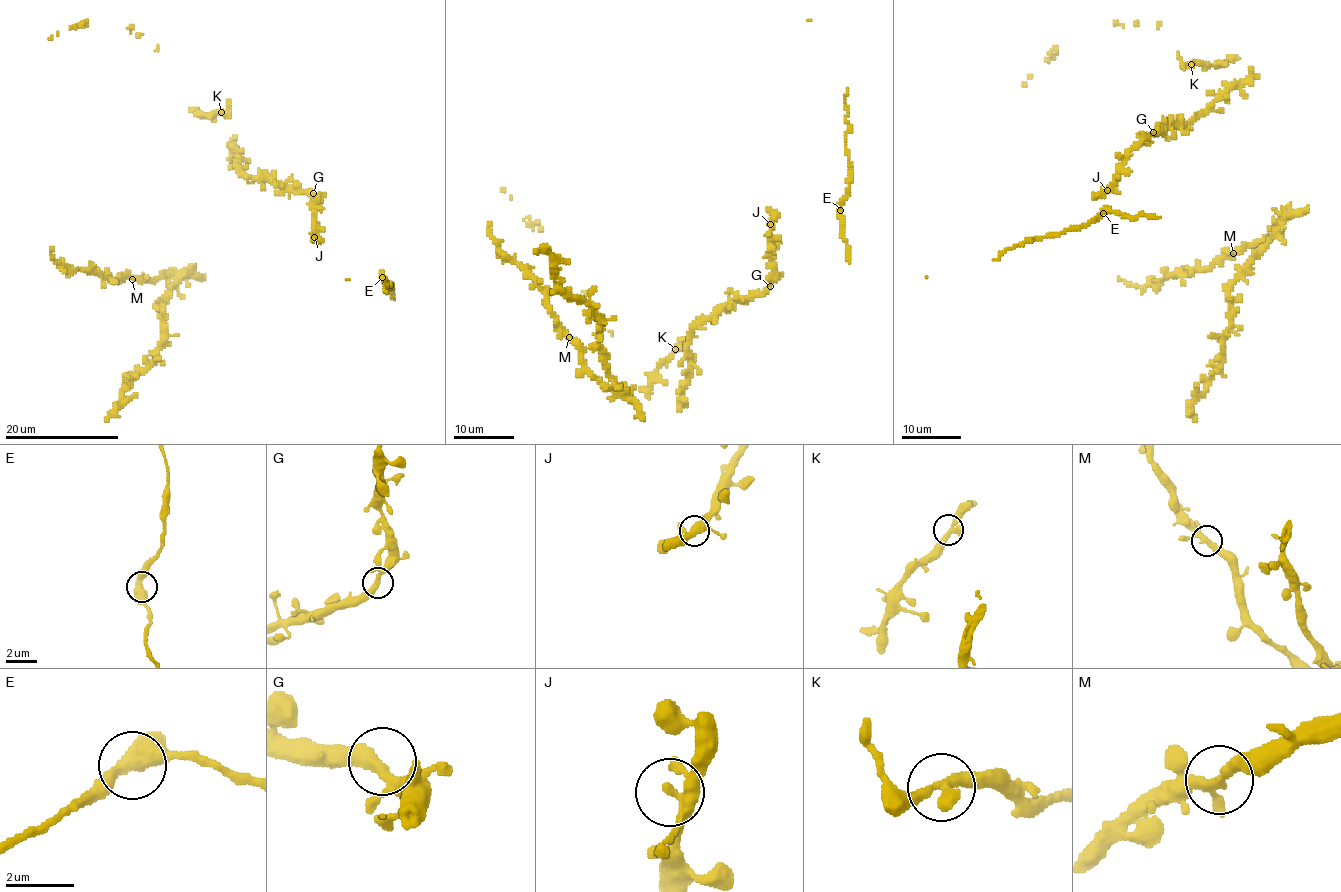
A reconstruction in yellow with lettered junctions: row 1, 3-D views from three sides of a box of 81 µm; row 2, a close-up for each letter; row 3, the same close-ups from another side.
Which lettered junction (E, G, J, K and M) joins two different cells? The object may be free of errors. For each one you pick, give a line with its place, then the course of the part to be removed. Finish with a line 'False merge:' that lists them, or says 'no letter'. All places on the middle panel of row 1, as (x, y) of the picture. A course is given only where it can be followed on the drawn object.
False merge: no letter

